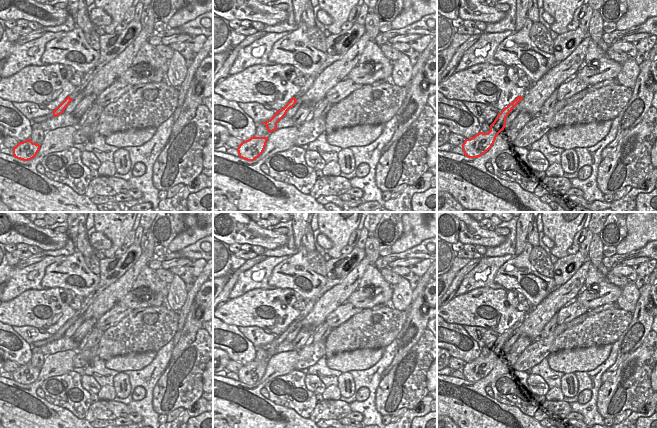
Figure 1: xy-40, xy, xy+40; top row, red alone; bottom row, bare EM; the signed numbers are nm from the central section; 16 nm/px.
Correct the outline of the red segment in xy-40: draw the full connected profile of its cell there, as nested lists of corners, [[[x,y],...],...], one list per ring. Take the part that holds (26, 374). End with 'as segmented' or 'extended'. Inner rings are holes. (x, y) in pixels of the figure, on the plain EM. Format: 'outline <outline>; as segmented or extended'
outline [[[28,363],[23,366],[19,366],[12,374],[13,374],[13,379],[15,382],[23,384],[23,385],[28,385],[33,383],[39,373],[40,373],[39,368],[33,367],[31,363]]]; as segmented

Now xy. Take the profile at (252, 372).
outline [[[251,361],[243,365],[237,372],[239,381],[247,385],[254,385],[264,375],[268,361]]]; as segmented

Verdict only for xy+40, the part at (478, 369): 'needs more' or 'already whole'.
already whole

